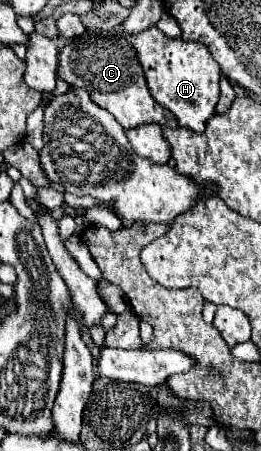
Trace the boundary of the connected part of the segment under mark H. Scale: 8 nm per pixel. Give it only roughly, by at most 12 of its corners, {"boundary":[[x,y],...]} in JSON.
{"boundary":[[157,27],[129,35],[155,101],[203,133],[219,65]]}

